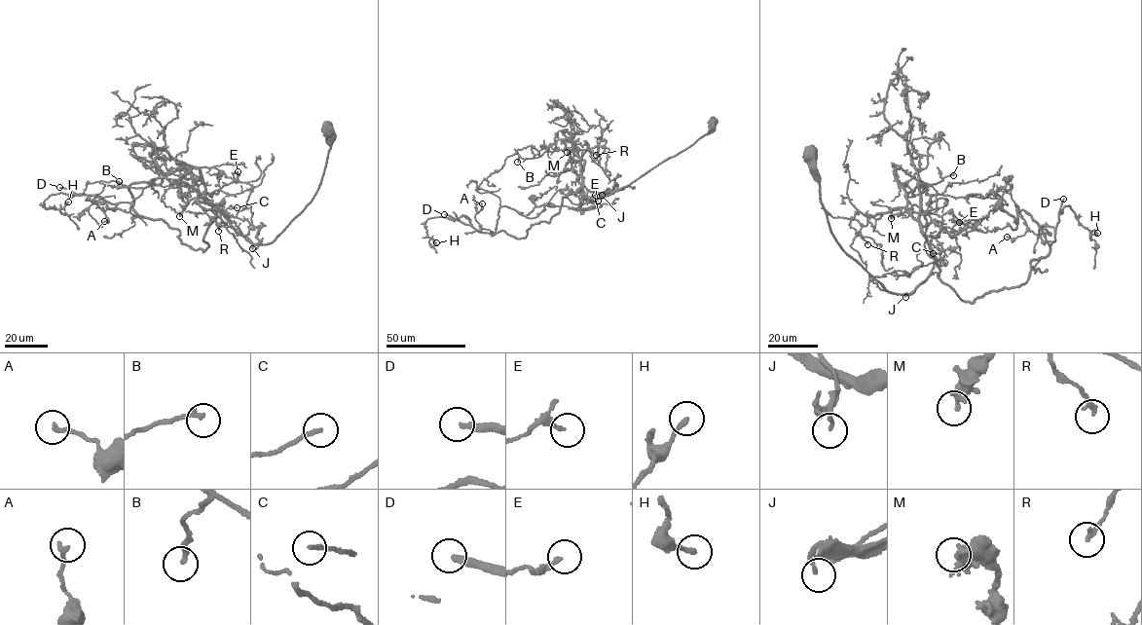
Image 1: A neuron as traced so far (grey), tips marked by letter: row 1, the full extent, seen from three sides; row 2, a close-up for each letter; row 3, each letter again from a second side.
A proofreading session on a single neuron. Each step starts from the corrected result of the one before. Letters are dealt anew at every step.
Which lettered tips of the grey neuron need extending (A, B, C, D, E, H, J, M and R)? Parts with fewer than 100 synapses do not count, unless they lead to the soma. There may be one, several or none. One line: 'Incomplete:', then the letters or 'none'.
Incomplete: D

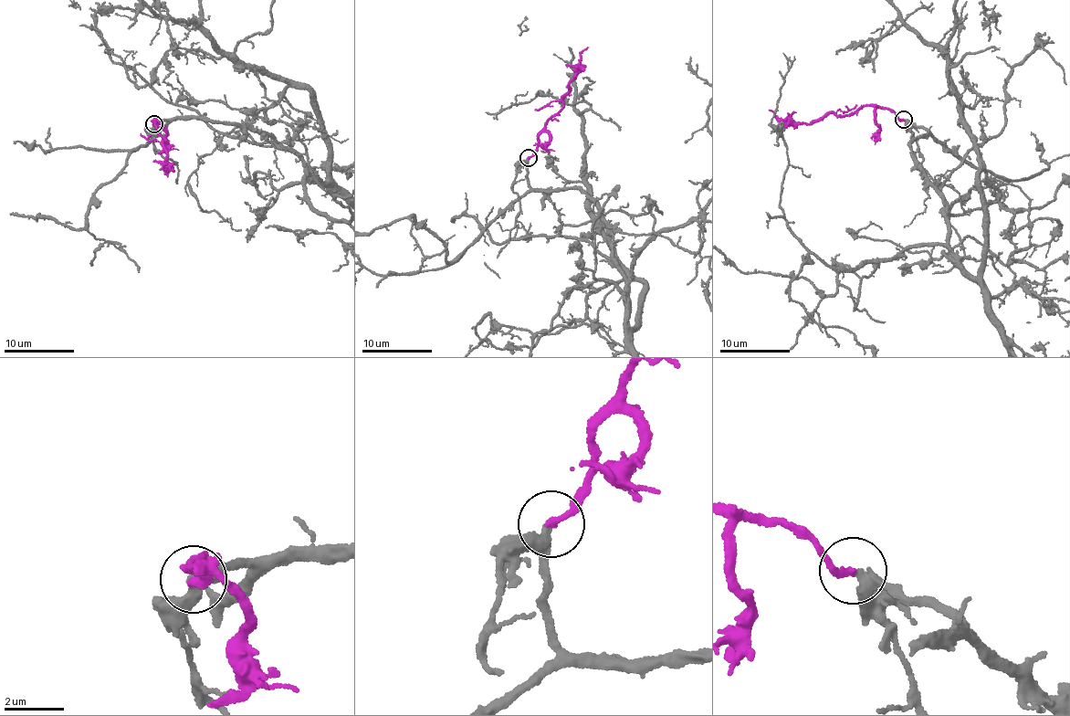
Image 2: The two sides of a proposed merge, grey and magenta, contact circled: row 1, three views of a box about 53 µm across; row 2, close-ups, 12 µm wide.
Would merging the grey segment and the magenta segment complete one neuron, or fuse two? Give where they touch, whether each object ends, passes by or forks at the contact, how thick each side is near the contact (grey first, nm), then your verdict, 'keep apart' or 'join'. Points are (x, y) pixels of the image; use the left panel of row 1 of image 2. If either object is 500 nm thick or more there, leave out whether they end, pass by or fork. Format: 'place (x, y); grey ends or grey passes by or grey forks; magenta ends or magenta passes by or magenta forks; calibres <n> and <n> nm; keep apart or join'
place (153, 123); grey passes by; magenta ends; calibres 300 and 240 nm; join

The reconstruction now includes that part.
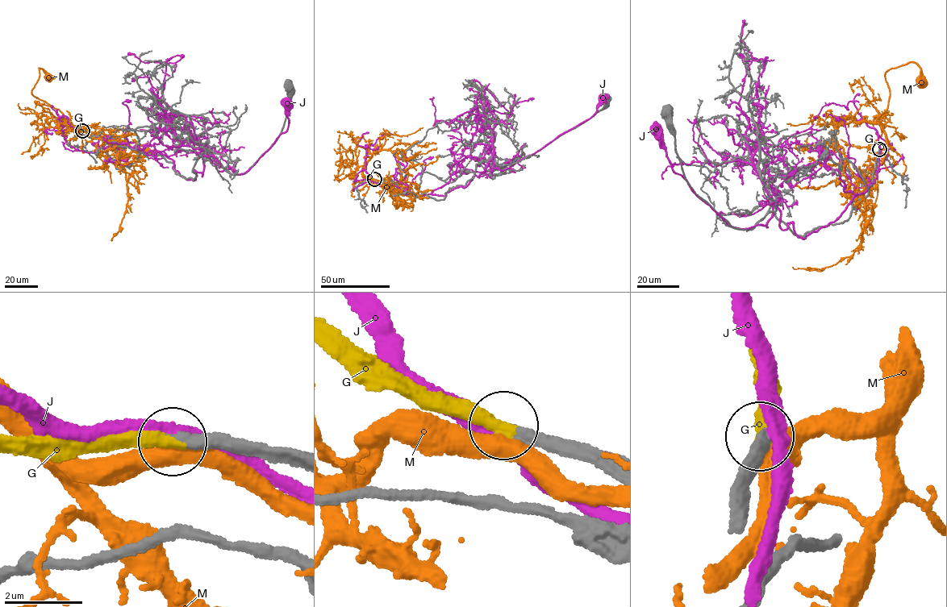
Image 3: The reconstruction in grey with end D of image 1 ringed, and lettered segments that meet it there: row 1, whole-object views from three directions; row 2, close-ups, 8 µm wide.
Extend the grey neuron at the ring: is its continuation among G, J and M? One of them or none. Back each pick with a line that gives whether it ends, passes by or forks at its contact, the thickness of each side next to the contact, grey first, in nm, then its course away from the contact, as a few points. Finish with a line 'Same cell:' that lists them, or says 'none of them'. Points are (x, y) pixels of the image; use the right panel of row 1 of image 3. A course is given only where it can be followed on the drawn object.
G: it ends; calibres 380 and 300 nm
Same cell: G

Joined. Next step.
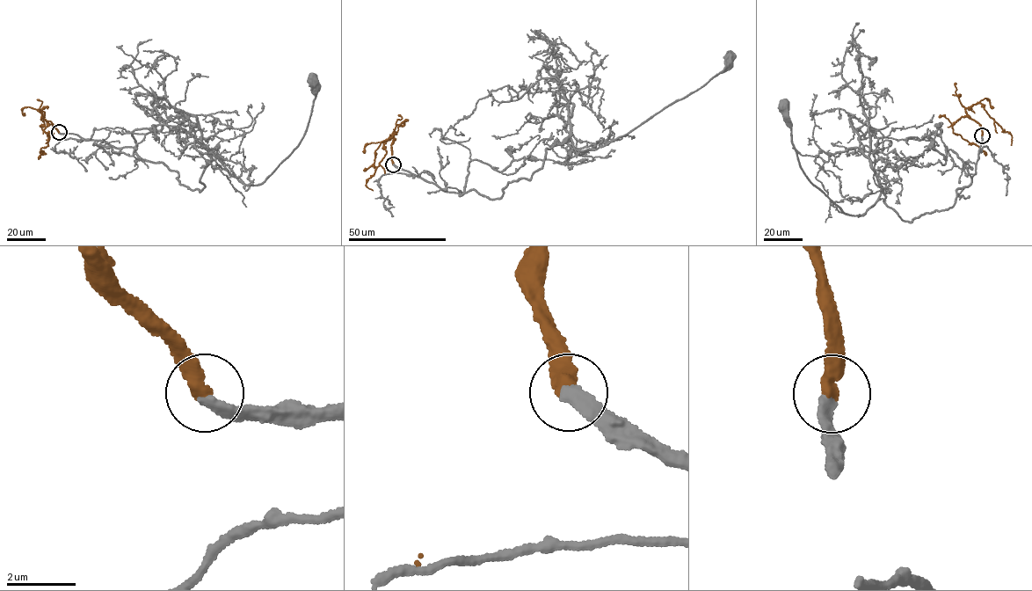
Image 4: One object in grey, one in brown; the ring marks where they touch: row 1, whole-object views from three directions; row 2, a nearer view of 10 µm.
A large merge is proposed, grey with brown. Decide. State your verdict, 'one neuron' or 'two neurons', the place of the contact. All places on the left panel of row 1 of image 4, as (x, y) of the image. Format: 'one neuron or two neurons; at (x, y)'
one neuron; at (59, 132)

